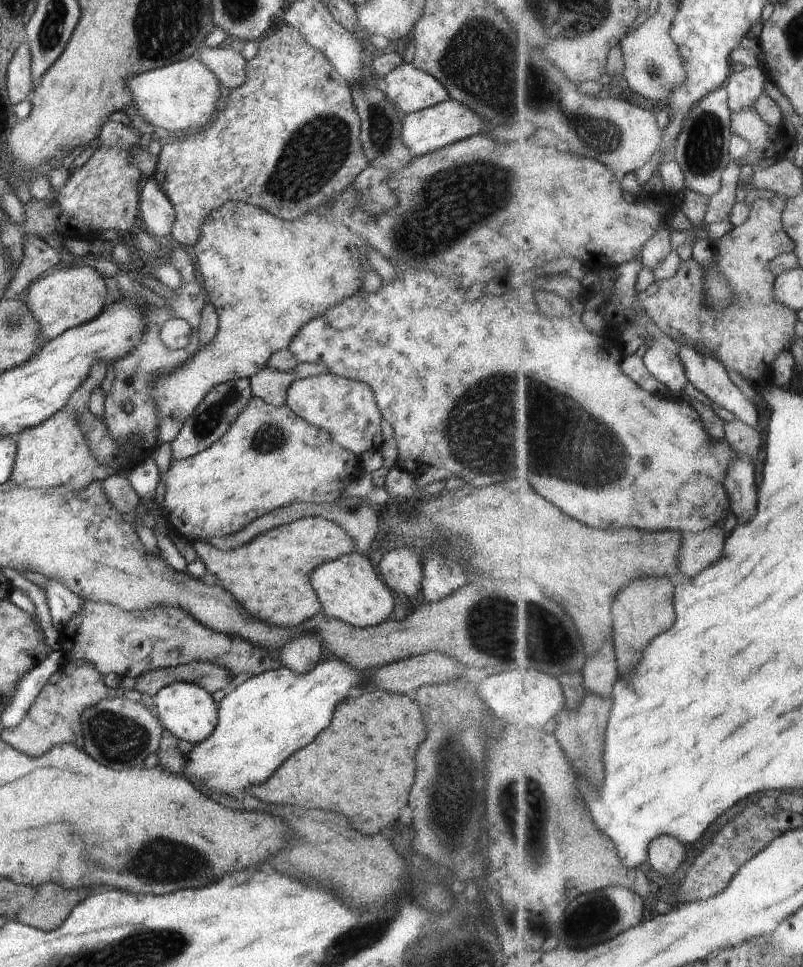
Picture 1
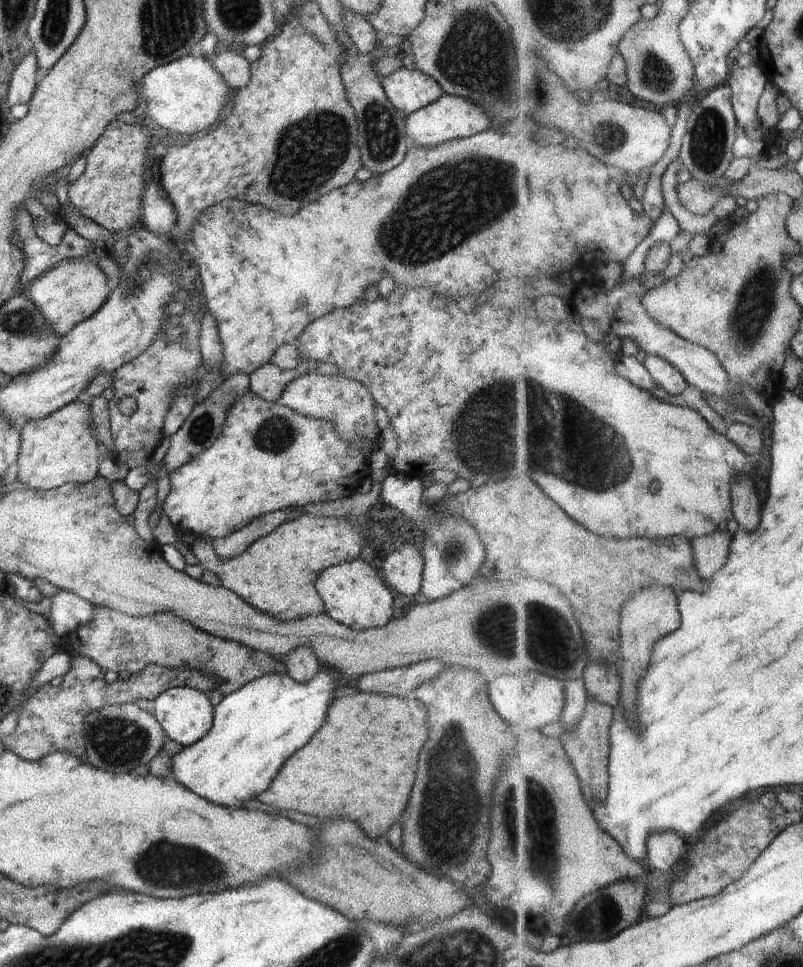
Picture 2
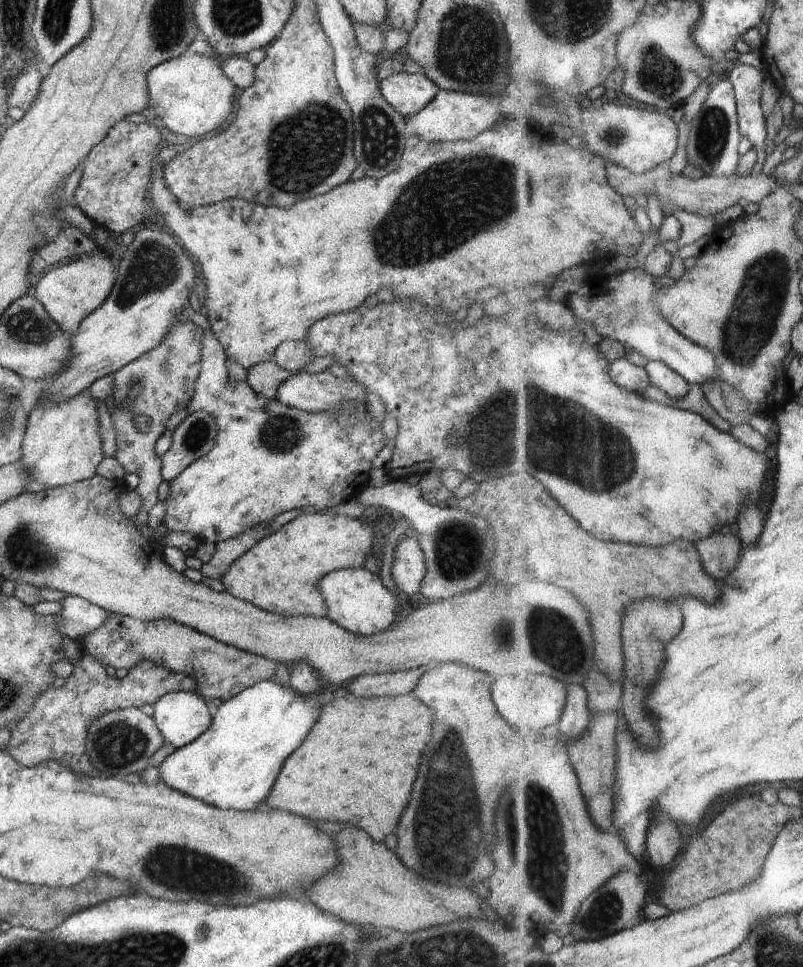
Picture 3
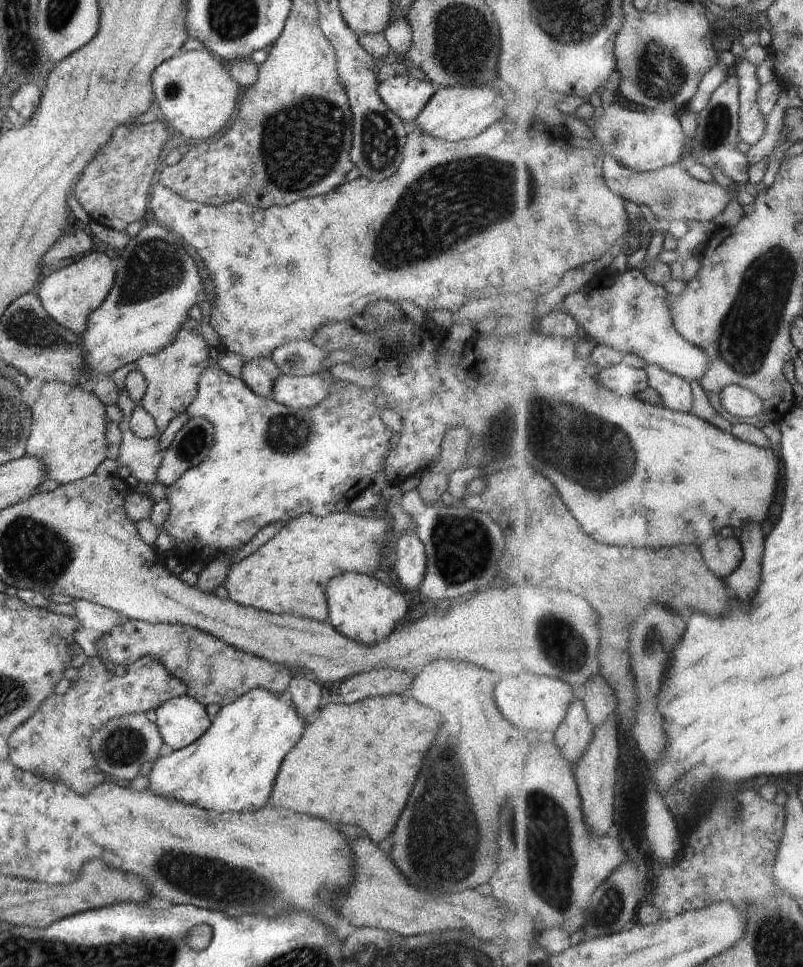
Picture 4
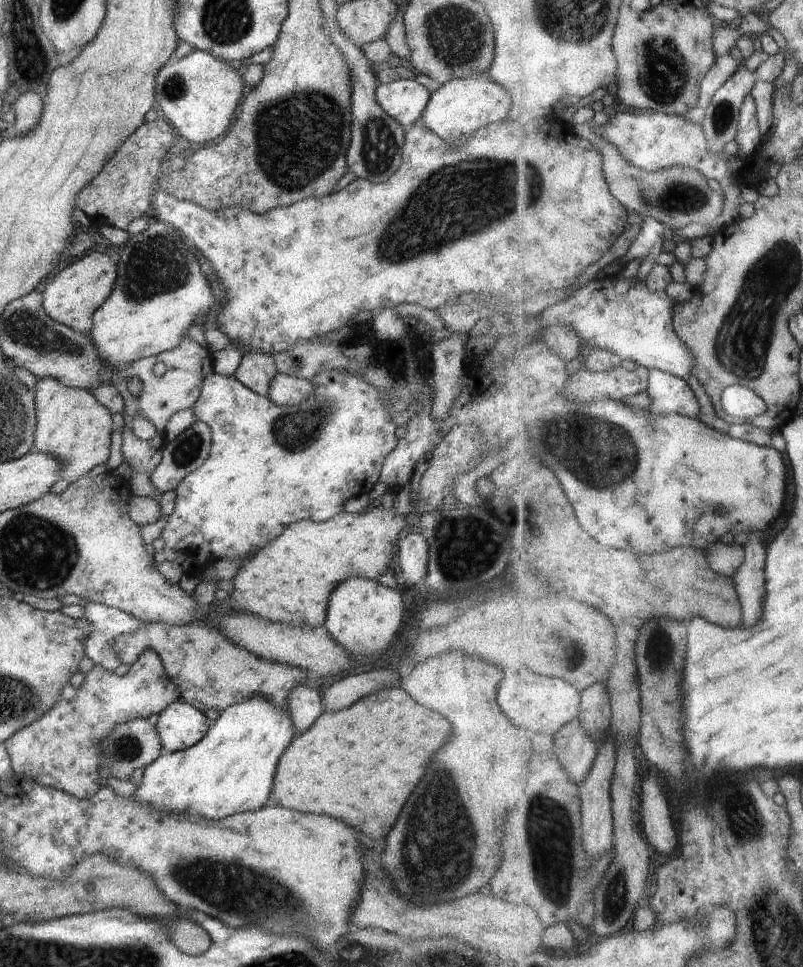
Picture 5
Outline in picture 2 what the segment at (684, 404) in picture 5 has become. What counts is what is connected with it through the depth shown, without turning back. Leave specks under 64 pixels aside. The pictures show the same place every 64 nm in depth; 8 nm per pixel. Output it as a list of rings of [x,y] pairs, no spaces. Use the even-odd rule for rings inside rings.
[[[649,355],[644,363],[654,375],[657,384],[674,396],[681,395],[690,386],[684,373],[668,359],[658,355]]]

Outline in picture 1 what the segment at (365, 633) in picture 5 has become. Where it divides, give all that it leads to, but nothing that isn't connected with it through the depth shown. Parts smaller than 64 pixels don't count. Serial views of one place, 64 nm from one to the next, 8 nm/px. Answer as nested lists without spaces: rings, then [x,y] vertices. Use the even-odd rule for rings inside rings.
[[[358,552],[338,557],[314,569],[311,585],[320,601],[322,612],[334,620],[368,628],[392,618],[395,593],[384,583],[369,559]]]

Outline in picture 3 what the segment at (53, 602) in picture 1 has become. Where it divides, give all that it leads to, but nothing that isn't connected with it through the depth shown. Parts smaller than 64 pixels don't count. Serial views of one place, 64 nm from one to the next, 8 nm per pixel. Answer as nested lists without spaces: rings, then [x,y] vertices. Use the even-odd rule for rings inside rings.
[[[68,595],[60,603],[63,610],[56,615],[59,618],[59,629],[63,636],[68,636],[76,641],[82,640],[87,634],[100,628],[109,617],[106,609],[80,597]]]

